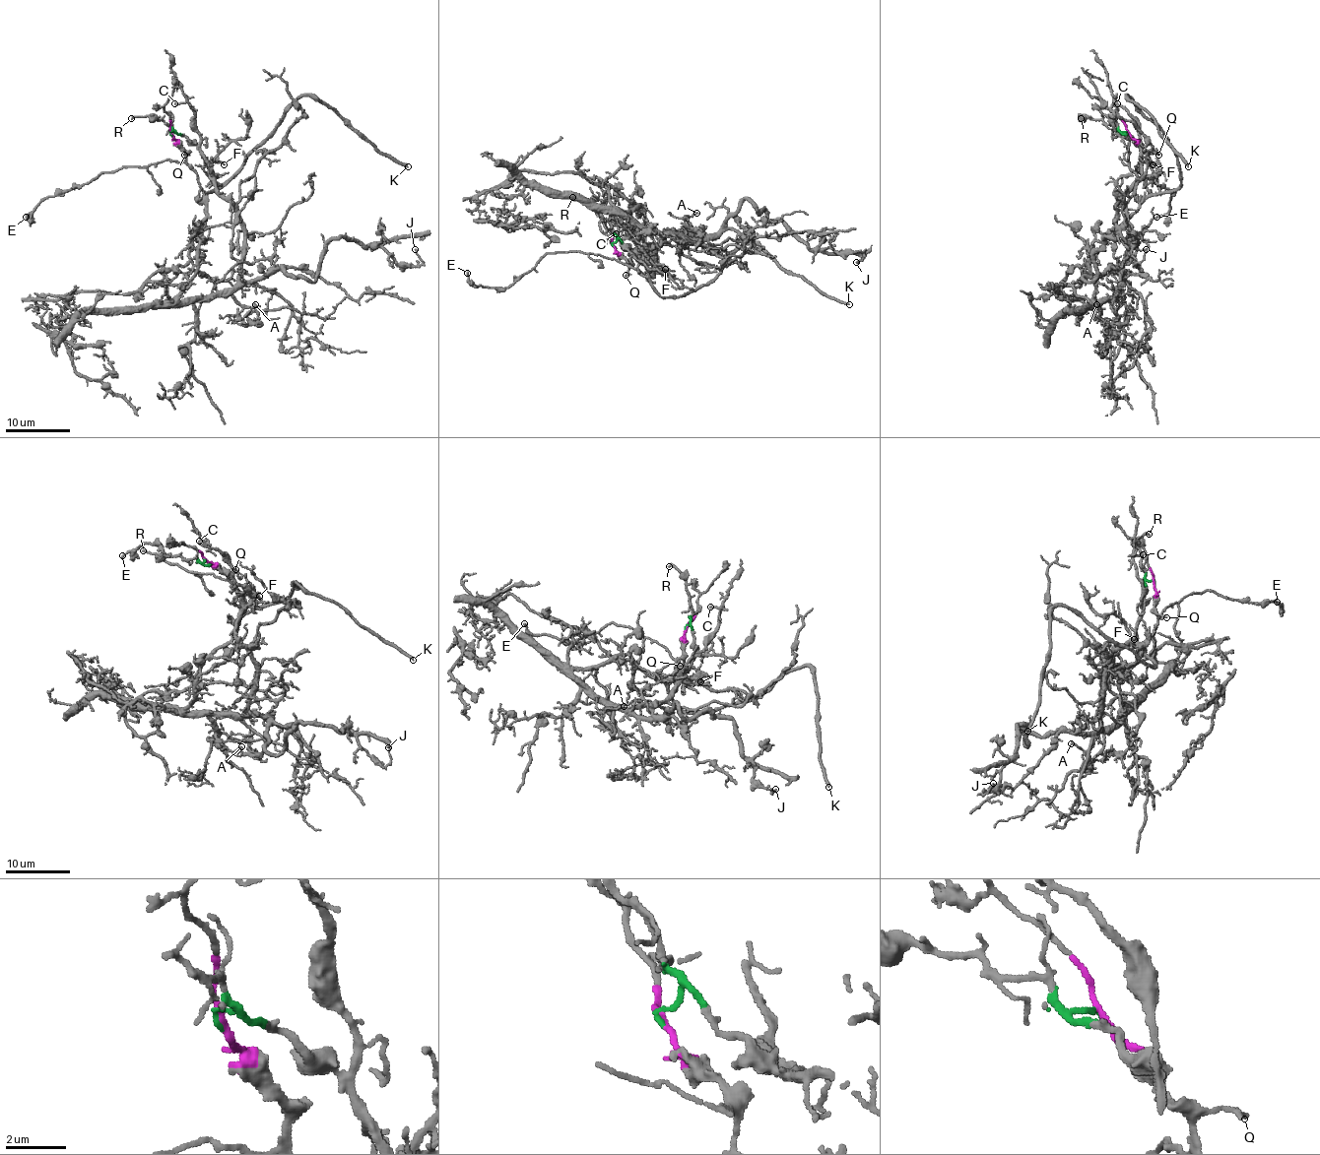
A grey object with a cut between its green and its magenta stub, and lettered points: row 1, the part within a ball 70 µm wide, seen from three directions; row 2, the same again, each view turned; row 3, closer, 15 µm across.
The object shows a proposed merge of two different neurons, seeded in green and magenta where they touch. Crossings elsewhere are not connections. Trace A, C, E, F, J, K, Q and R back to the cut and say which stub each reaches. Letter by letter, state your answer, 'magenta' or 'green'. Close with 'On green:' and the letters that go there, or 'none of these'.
A: green
C: green
E: magenta
F: green
J: green
K: magenta
Q: magenta
R: green
On green: A, C, F, J, R

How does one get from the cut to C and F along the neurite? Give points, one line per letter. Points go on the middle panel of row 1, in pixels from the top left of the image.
C: (612, 244), (619, 238), (626, 248), (640, 256), (626, 230), (617, 233)
F: (612, 244), (619, 238), (637, 256), (647, 256), (665, 269)

